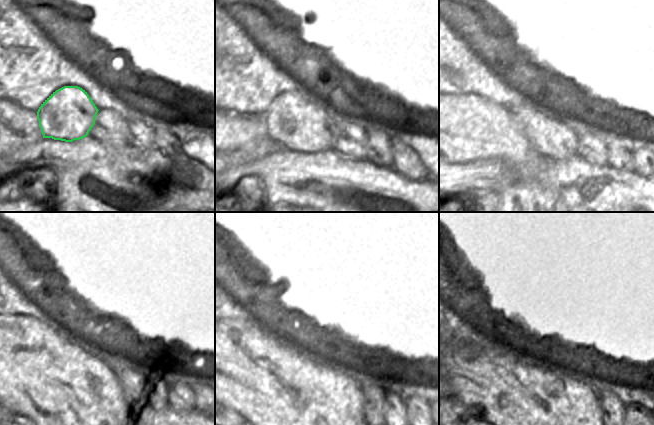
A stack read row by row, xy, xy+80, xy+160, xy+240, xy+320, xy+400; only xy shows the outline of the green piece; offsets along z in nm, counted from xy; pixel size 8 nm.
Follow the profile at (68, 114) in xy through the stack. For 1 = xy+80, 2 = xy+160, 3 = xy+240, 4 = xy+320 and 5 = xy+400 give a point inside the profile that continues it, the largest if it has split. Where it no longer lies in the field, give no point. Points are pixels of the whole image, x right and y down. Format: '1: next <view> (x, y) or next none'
1: next xy+80 (296, 122)
2: next xy+160 (550, 138)
3: next xy+240 (130, 376)
4: next xy+320 (374, 409)
5: next xy+400 (612, 409)

